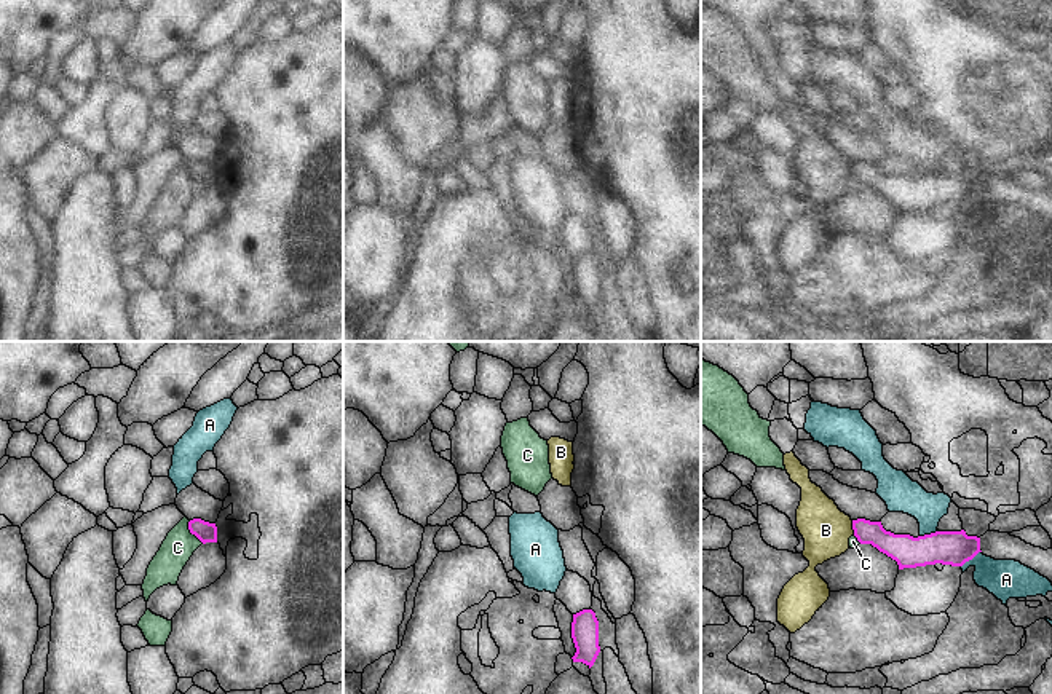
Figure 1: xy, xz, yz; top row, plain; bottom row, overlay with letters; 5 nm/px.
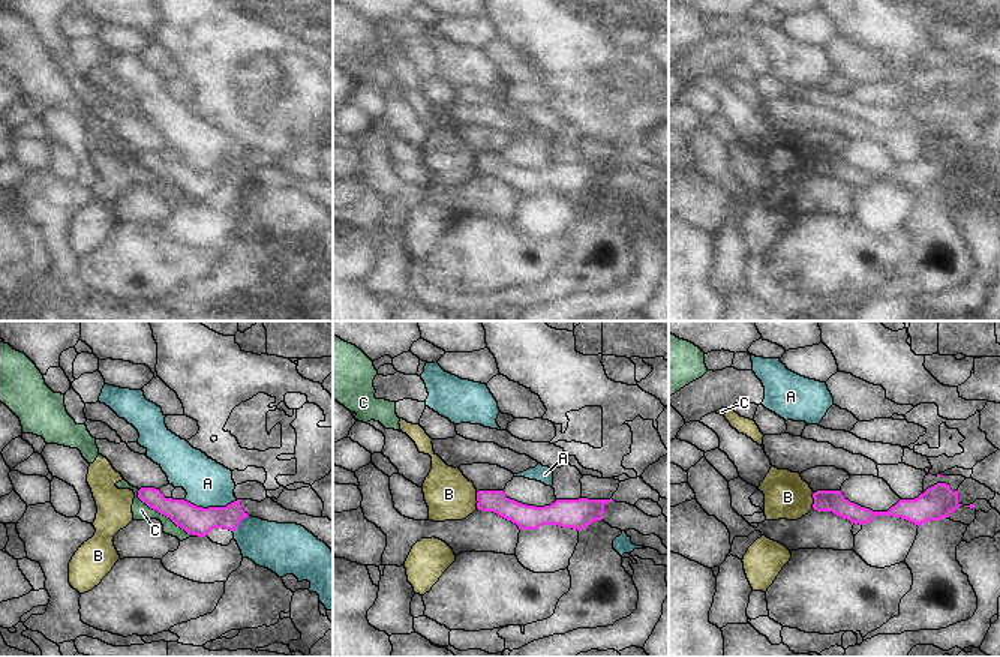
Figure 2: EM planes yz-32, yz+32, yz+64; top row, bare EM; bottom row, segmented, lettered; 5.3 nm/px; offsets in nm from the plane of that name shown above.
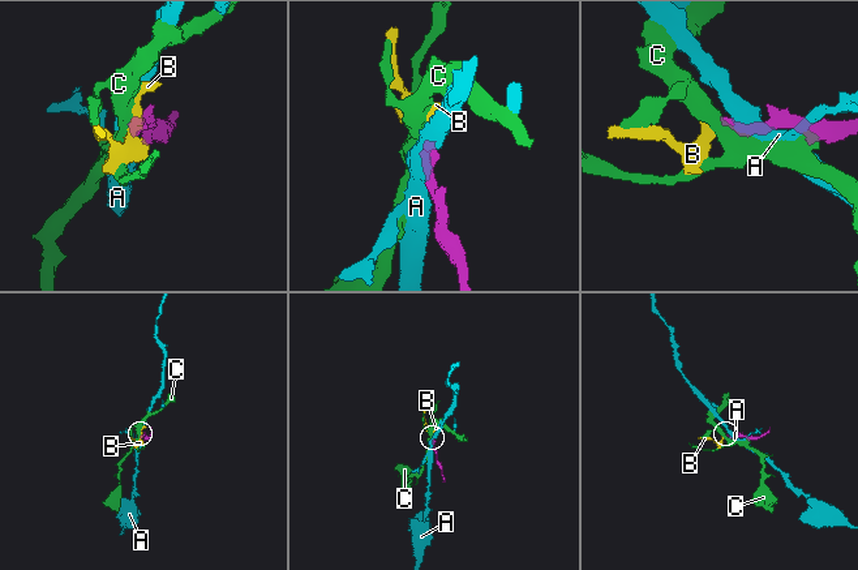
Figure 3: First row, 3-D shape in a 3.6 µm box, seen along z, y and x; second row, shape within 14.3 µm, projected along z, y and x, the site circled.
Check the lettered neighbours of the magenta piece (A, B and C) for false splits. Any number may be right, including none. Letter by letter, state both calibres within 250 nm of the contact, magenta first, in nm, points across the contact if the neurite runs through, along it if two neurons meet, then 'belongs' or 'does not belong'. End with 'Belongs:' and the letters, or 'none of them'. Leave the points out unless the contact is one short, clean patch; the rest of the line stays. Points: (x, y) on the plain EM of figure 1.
A: calibres 180 and 190 nm; border yz (980, 193), (961, 209); does not belong
B: calibres 130 and 240 nm; border yz (851, 163), (854, 177); does not belong
C: calibres 100 and 160 nm; border xy (189, 163), (189, 173), (203, 185); does not belong
Belongs: none of them

